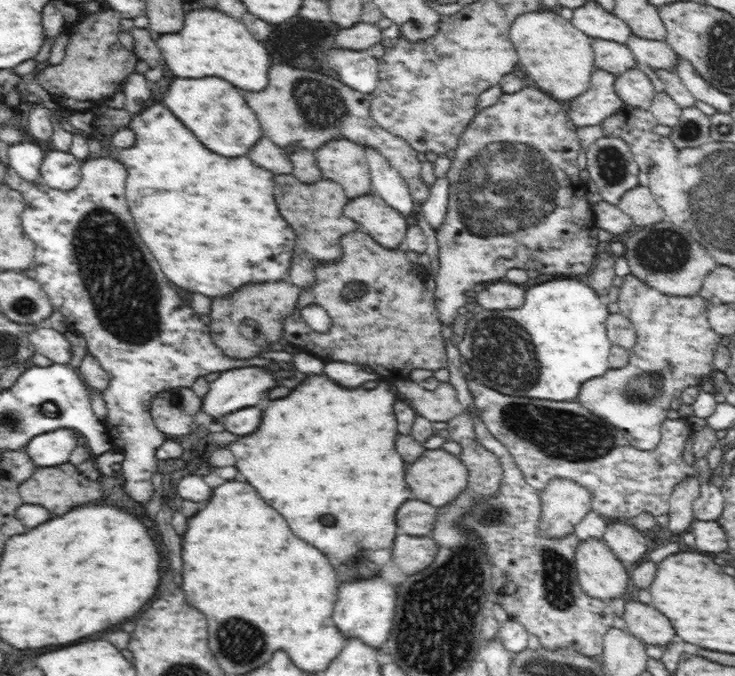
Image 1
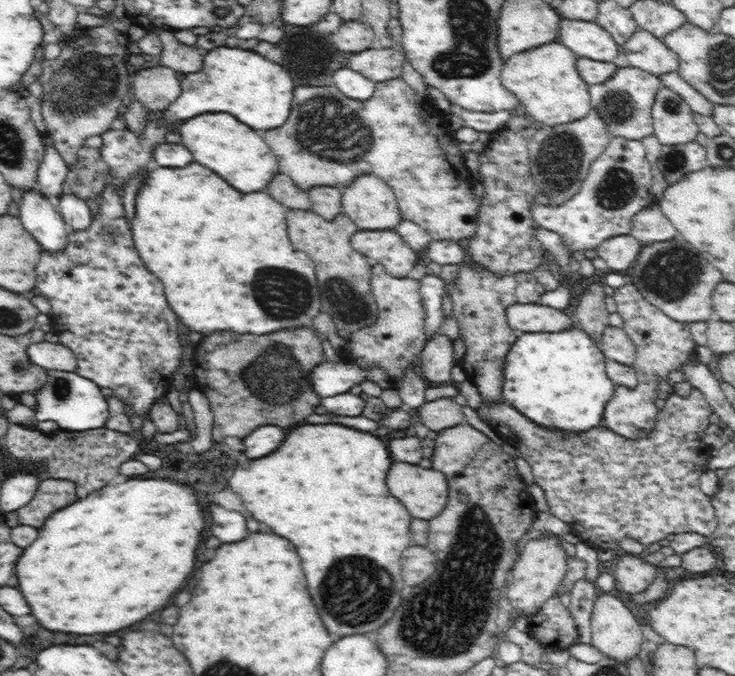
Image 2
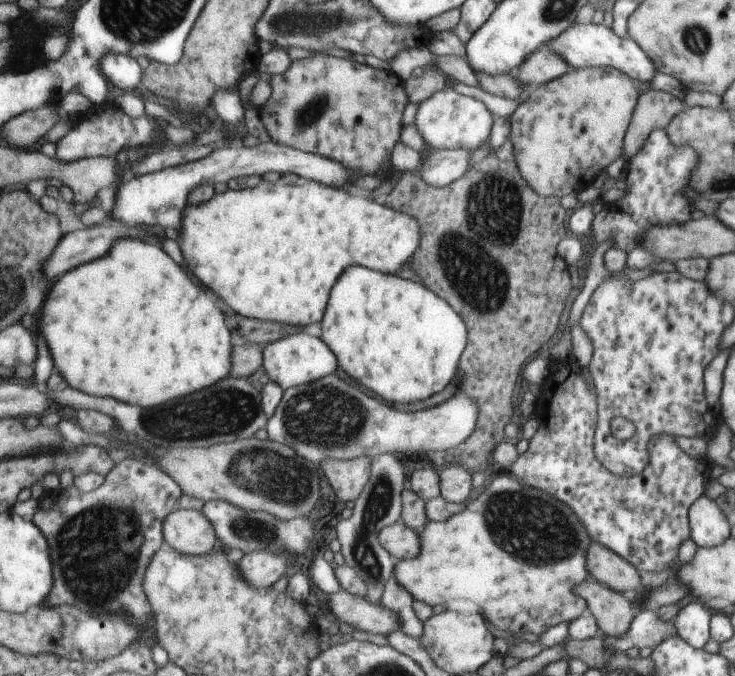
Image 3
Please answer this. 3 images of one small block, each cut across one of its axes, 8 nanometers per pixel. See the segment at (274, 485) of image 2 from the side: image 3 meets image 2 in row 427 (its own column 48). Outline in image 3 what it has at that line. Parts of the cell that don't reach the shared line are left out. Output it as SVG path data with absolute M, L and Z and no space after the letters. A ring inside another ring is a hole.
M134 237L120 238L114 240L114 244L110 244L110 252L94 262L82 264L82 268L74 268L70 272L66 272L58 284L54 284L54 292L50 292L50 304L46 304L46 312L42 316L40 332L38 336L43 336L47 344L47 348L52 358L53 364L60 370L60 374L64 376L64 380L72 386L78 388L86 394L94 394L94 396L108 396L108 398L118 398L120 402L132 404L134 406L142 406L142 408L152 408L158 406L162 402L180 398L182 394L190 394L198 388L210 388L210 384L214 386L216 382L220 382L222 378L228 377L232 370L232 346L235 342L232 330L228 330L226 320L222 310L212 302L210 308L210 298L208 294L188 276L188 272L184 268L180 268L160 246L156 243L144 240L136 240Z

